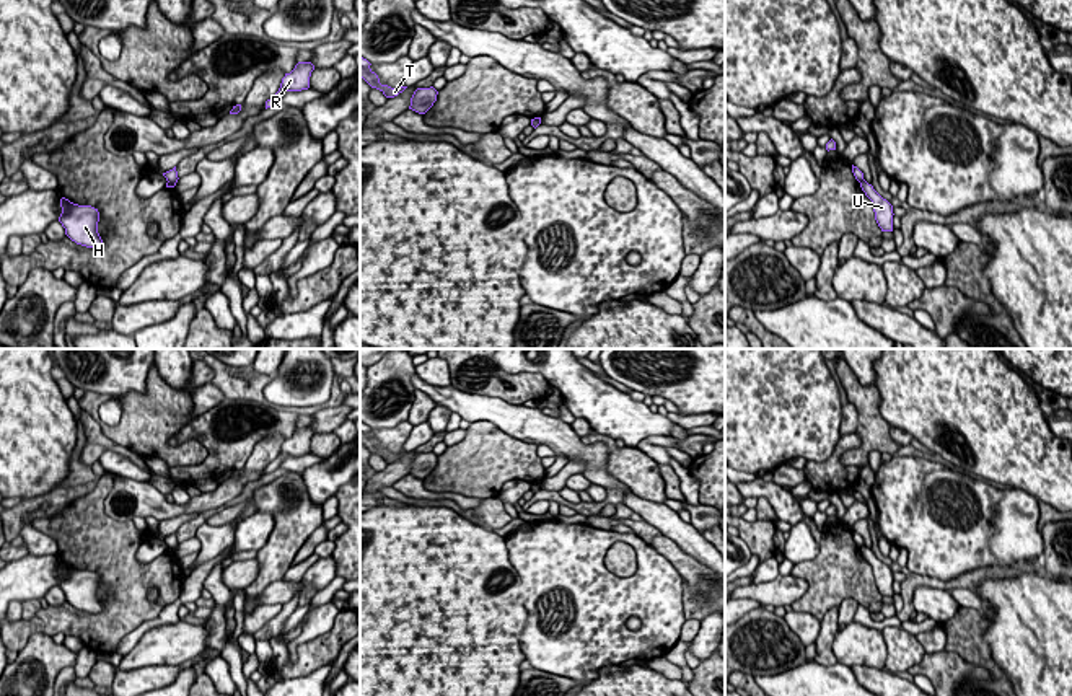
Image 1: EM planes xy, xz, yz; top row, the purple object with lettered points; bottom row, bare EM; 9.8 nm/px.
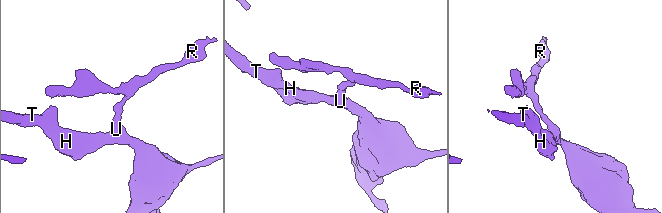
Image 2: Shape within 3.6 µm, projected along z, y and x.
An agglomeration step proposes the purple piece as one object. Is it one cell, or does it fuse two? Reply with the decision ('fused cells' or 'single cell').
fused cells

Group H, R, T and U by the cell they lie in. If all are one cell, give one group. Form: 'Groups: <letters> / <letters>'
Groups: H T U / R

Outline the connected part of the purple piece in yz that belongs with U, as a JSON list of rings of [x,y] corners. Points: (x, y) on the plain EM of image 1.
[[[865,544],[860,548],[862,556],[872,566],[875,585],[881,597],[893,597],[893,570],[883,564]]]

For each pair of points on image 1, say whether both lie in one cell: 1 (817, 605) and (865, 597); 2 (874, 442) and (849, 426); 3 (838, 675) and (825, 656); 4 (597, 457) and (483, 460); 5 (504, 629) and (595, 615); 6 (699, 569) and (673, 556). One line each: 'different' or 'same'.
1: same
2: different
3: different
4: different
5: different
6: same

